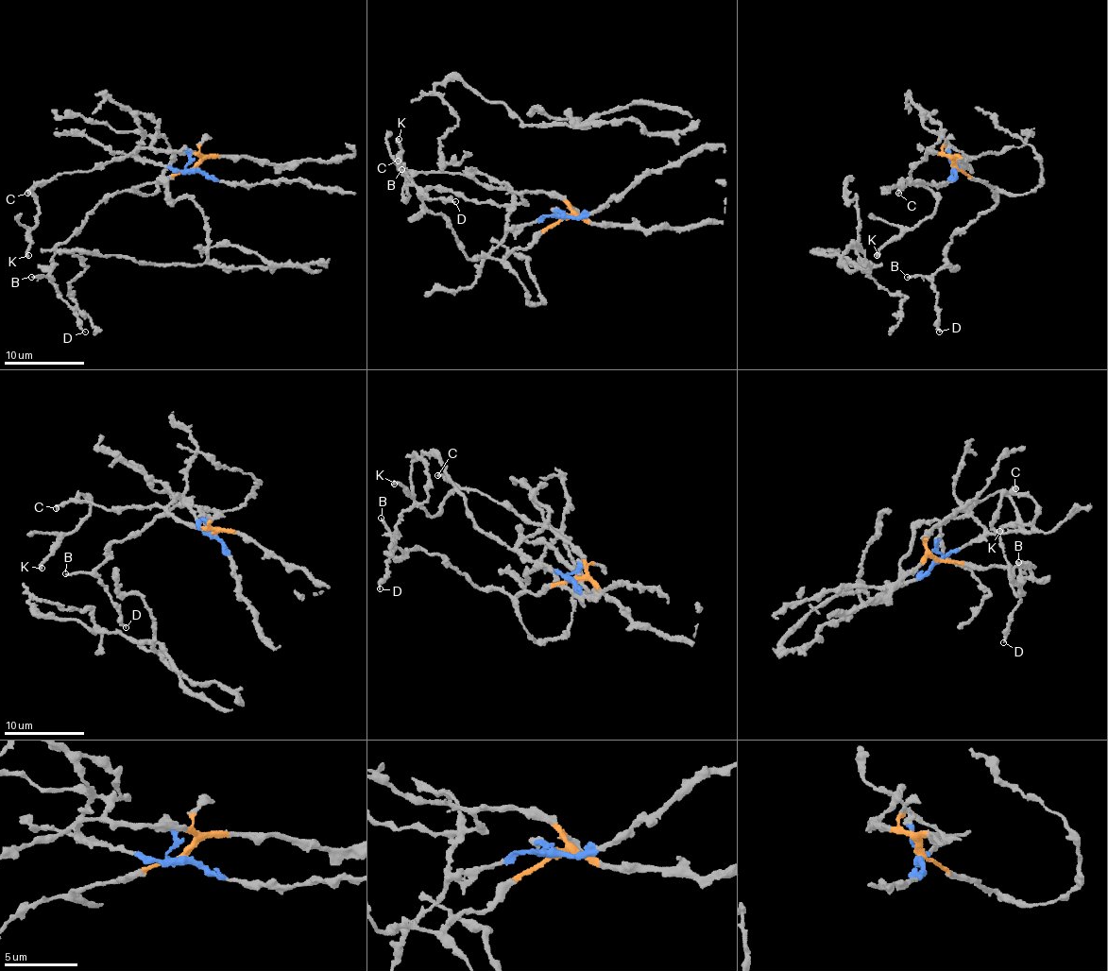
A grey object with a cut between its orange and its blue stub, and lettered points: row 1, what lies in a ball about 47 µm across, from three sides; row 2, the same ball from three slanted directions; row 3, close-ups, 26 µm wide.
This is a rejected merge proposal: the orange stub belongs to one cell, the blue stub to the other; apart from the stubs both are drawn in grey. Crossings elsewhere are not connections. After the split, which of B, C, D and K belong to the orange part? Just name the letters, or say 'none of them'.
B, C, D, K

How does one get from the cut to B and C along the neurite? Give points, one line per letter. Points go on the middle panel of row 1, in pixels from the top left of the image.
B: (564, 217), (526, 247), (512, 247), (500, 260), (468, 258), (441, 215), (423, 207), (417, 185), (401, 169)
C: (564, 217), (571, 212), (560, 199), (546, 193), (508, 191), (484, 185), (457, 173), (411, 173), (398, 161)

